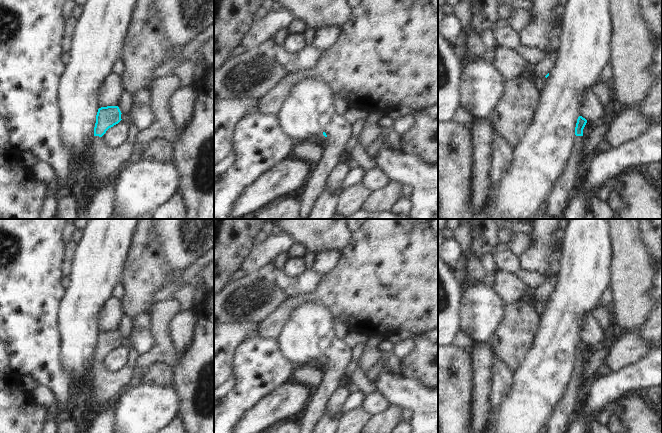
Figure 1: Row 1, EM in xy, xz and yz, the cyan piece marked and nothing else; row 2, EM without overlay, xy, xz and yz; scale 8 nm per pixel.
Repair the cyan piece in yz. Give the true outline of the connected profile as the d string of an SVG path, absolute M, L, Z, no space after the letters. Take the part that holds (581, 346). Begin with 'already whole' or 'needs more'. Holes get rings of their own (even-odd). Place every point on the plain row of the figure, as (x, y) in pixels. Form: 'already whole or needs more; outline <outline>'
needs more; outline M582 340L577 343L575 351L575 365L570 381L561 399L551 411L545 427L545 433L566 433L569 429L569 417L578 403L578 392L585 380L585 361L583 353L587 344Z

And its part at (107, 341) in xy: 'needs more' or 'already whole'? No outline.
needs more

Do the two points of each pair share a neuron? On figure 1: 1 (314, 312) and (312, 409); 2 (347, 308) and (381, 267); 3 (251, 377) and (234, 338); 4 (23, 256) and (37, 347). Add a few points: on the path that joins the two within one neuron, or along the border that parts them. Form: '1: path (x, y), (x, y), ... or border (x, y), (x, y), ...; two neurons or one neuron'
1: path (317, 336), (332, 351), (332, 375), (328, 385); one neuron
2: path (357, 298), (378, 277); one neuron
3: border (243, 340), (234, 351), (231, 369); two neurons
4: path (23, 279), (23, 312), (27, 324); one neuron

